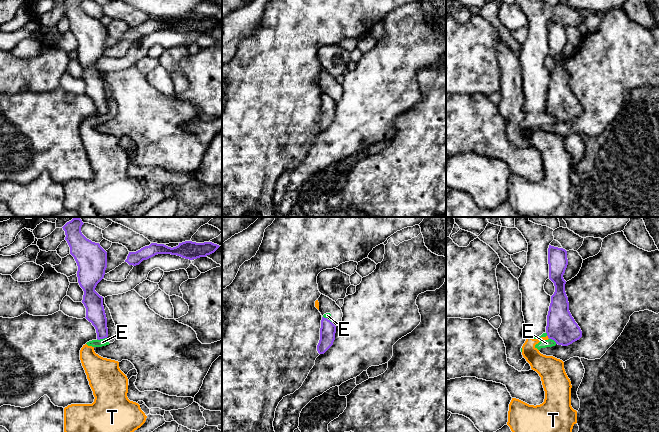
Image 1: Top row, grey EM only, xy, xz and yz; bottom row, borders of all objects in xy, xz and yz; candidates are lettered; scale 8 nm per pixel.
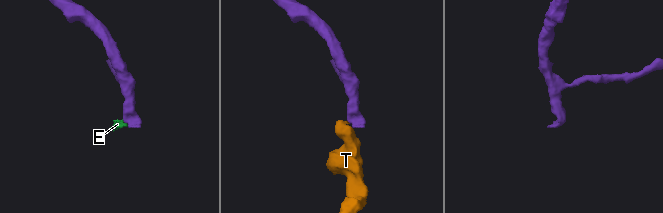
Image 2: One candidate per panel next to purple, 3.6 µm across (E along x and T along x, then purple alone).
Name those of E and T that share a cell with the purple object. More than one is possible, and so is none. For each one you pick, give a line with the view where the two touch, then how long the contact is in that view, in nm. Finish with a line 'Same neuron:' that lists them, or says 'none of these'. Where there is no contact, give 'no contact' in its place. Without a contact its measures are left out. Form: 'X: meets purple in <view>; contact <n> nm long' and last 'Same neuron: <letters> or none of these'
Same neuron: none of these

